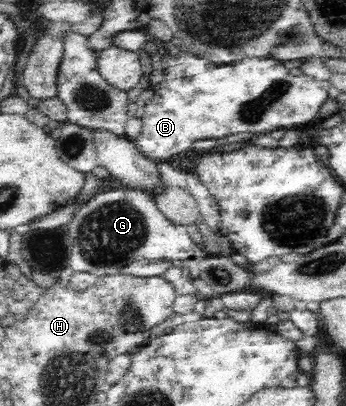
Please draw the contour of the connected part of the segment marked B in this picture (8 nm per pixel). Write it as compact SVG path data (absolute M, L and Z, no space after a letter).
M186 50L180 56L164 53L161 60L166 78L162 78L160 84L150 85L154 96L145 102L145 113L141 118L143 126L134 141L144 156L155 161L174 161L190 149L192 142L204 138L219 139L238 132L266 132L274 128L306 126L312 120L319 120L319 110L329 99L329 81L316 80L305 74L293 76L282 61L274 58L243 58L217 65Z

